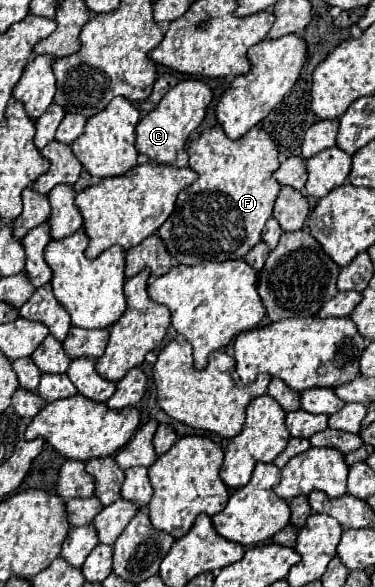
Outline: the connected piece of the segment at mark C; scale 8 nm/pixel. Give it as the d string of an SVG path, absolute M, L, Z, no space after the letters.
M183 80L171 88L163 100L137 124L137 152L159 164L173 164L179 150L185 148L191 132L203 122L209 102L213 100L211 88L203 80Z

